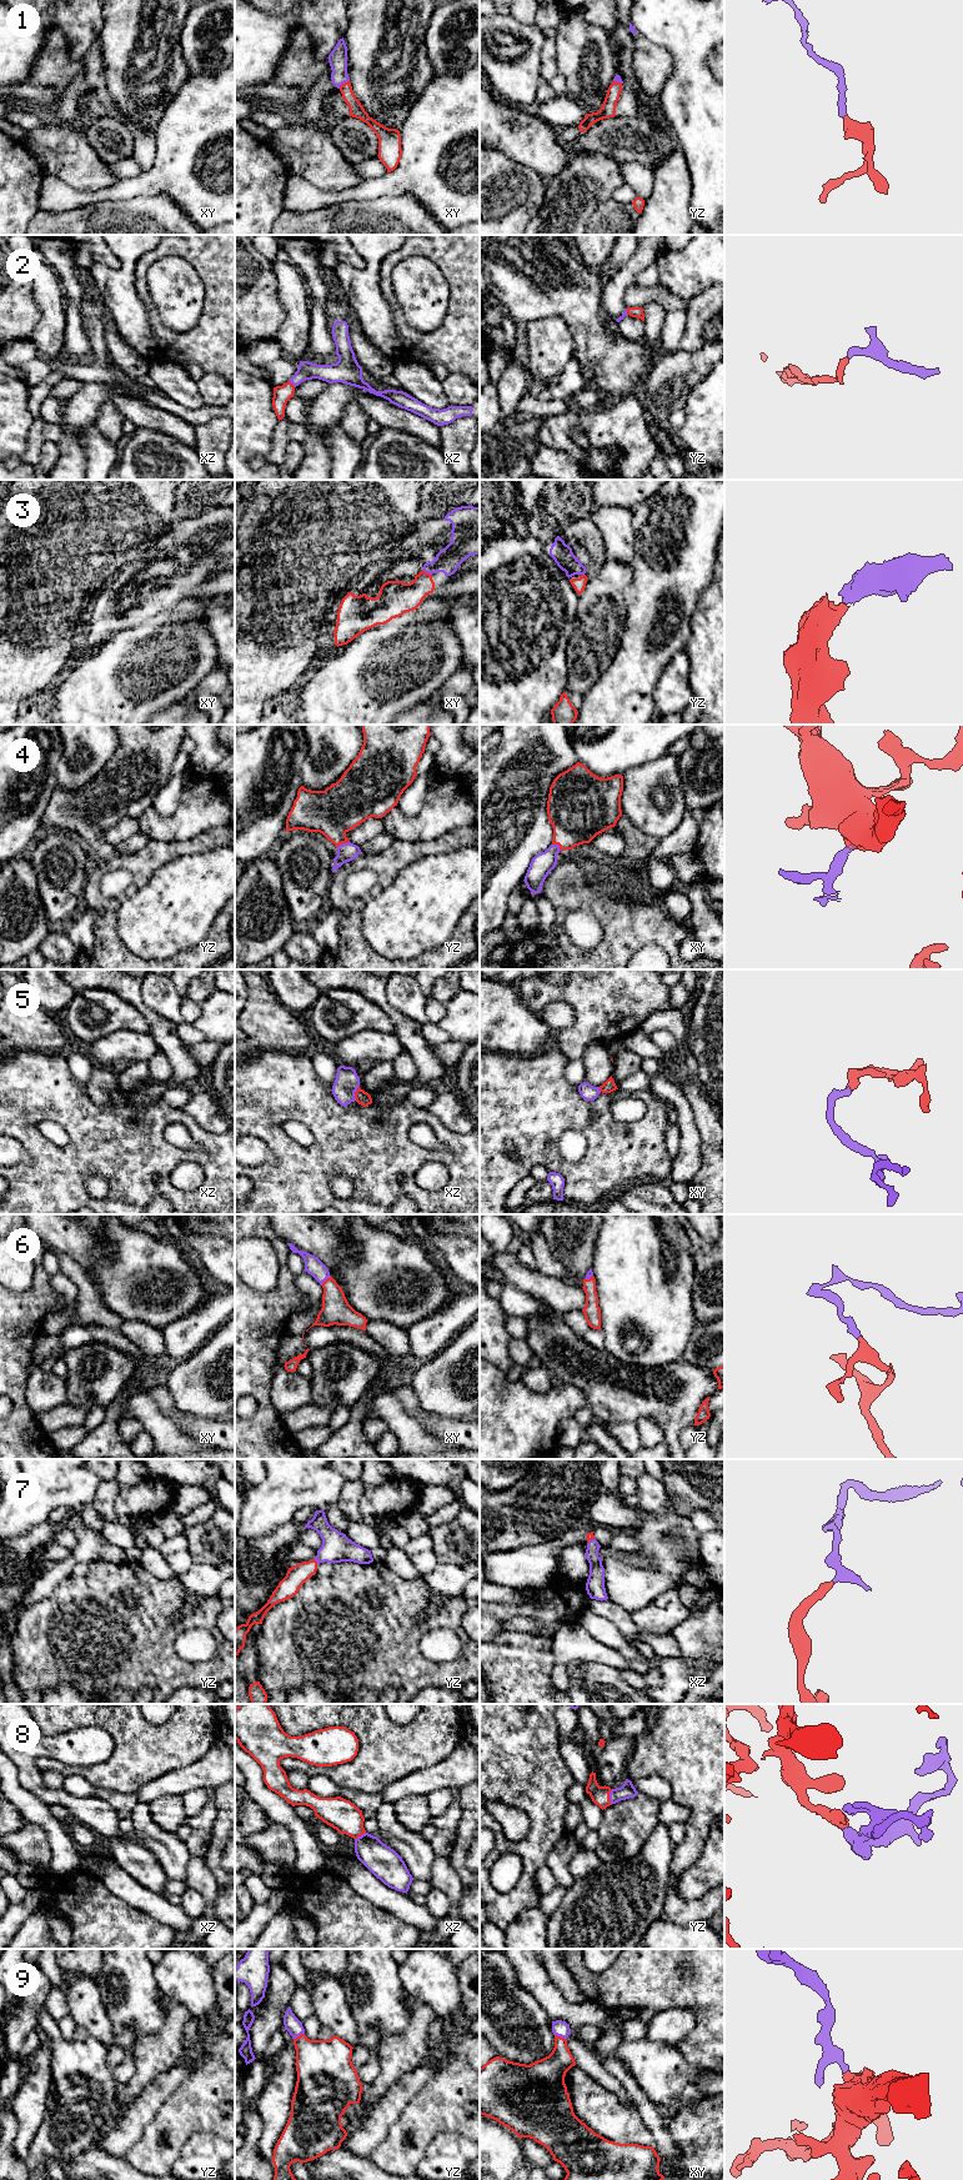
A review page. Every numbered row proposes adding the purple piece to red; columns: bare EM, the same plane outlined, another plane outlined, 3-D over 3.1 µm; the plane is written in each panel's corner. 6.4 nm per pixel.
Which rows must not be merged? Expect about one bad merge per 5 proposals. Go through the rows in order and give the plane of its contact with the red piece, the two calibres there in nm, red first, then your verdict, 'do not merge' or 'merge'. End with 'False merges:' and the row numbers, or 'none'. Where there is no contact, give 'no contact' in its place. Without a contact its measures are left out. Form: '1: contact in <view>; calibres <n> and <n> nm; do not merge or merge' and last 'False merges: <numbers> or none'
1: contact in xy; calibres 100 and 120 nm; merge
2: contact in xz; calibres 110 and 120 nm; merge
3: contact in xy; calibres 200 and 160 nm; merge
4: contact in yz; calibres 320 and 120 nm; merge
5: contact in xz; calibres 90 and 160 nm; do not merge
6: contact in xy; calibres 180 and 110 nm; merge
7: contact in yz; calibres 140 and 190 nm; merge
8: contact in yz; calibres 120 and 100 nm; merge
9: contact in yz; calibres 340 and 100 nm; merge
False merges: 5

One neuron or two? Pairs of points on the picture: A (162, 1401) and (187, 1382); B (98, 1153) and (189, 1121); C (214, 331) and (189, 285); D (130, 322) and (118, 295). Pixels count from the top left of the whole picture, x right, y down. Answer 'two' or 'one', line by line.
A: two
B: one
C: two
D: one

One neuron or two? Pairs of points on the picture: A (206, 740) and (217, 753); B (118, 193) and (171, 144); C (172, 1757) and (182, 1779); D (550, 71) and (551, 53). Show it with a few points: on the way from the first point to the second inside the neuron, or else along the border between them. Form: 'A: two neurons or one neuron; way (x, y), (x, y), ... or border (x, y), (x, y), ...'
A: one neuron; way (207, 743), (214, 750)
B: one neuron; way (134, 188), (144, 185), (169, 160)
C: two neurons; border (204, 1755), (186, 1767), (150, 1780)
D: one neuron; way (550, 66), (550, 58)

